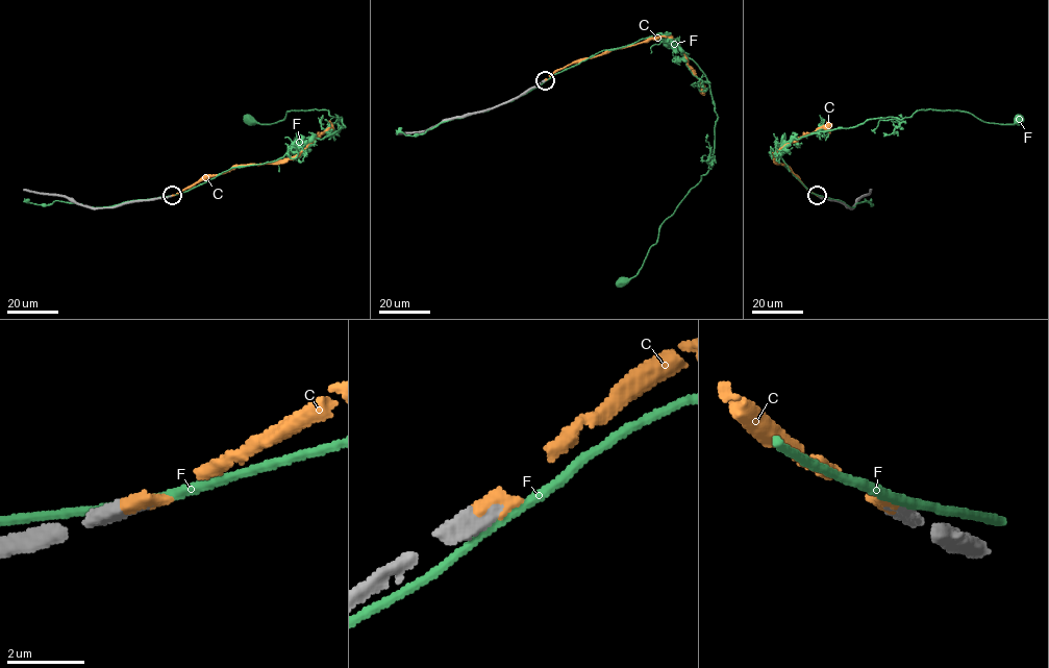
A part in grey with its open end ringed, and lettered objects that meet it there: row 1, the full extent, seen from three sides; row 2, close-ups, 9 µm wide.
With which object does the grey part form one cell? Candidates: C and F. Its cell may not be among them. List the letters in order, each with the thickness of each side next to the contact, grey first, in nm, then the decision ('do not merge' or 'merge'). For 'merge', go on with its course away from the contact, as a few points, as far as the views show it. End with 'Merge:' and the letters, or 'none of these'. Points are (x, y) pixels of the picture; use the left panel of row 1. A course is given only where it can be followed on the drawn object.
C: 440 nm thick on the grey side, 400 nm on the other; merge; it runs (172, 195), (240, 166), (275, 163), (294, 157), (331, 123)
F: 440 nm thick on the grey side, 240 nm on the other; do not merge
Merge: C

